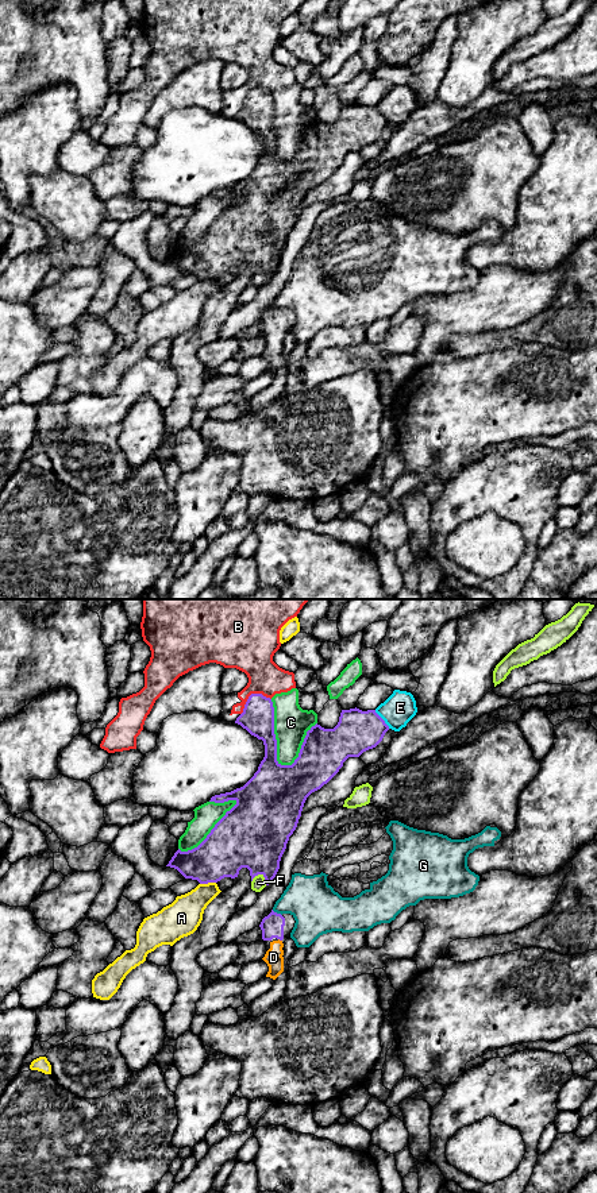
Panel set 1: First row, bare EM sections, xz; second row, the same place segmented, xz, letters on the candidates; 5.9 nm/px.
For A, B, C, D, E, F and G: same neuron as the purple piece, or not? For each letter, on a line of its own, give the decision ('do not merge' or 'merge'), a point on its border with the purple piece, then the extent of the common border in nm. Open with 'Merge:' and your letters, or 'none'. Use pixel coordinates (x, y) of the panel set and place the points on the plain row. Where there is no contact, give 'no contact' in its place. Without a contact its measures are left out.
Merge: D
A: do not merge; contact xz (207, 278); length 100 nm
B: do not merge; contact xz (250, 91); length 200 nm
C: do not merge; contact xz (274, 132); length 420 nm
D: merge; contact xz (280, 335); length 30 nm
E: do not merge; contact xz (382, 115); length 140 nm
F: do not merge; contact xz (261, 269); length 100 nm
G: do not merge; contact xz (276, 308); length 70 nm

